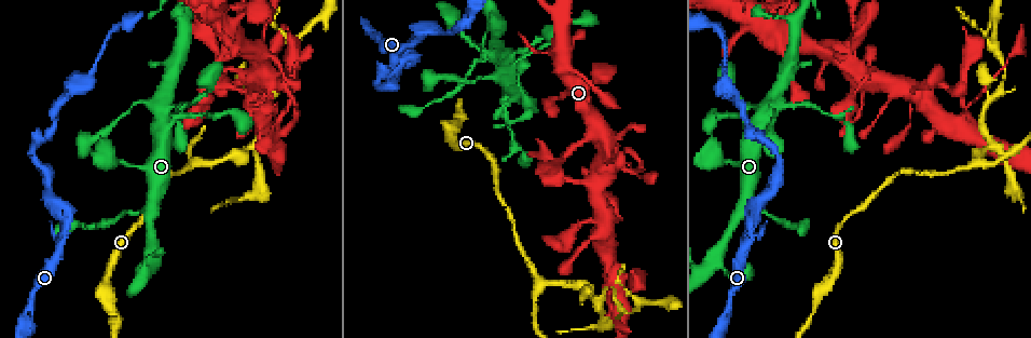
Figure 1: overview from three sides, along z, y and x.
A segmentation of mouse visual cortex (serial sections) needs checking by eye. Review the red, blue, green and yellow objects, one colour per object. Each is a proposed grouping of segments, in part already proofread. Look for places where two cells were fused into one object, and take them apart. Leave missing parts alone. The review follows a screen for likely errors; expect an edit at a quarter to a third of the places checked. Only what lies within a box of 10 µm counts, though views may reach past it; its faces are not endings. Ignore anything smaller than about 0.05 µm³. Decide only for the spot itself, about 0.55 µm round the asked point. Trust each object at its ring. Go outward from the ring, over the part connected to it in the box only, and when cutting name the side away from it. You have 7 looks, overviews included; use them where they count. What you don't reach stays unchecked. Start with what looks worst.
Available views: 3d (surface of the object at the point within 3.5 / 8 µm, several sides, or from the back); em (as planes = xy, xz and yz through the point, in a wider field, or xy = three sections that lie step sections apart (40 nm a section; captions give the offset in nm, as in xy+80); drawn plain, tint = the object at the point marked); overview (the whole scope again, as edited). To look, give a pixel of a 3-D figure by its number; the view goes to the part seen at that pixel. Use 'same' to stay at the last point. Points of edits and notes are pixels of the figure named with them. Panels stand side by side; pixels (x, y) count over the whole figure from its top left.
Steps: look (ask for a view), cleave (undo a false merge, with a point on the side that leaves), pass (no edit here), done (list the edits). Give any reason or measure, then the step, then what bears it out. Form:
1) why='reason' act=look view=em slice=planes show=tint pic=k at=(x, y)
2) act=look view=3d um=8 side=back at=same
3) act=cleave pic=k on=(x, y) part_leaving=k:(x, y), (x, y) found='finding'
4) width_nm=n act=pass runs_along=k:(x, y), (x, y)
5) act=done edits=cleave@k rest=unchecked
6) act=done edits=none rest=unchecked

why='three arms meet' act=look view=3d um=3.5 pic=1 at=(743, 205)

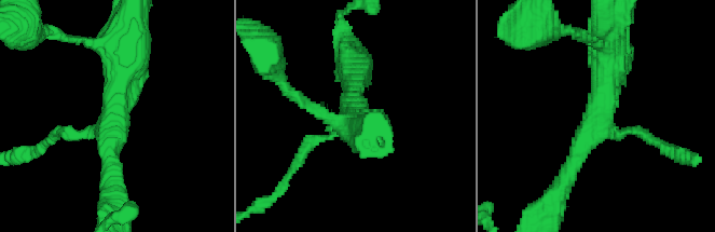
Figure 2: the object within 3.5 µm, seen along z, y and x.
arms=3 arm_widths_nm=150,250,450 why='now the EM' act=look view=em slice=xy step=1 show=tint pic=2 at=(601, 116)

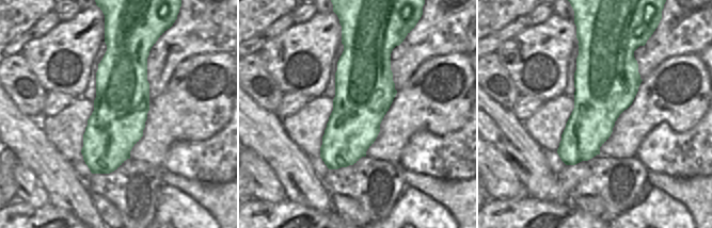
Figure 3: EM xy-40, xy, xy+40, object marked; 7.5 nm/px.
act=pass runs_along=2:(608, 41), (601, 118), (564, 180) found='one cell here'

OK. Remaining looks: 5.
why='calibre changes' act=look view=3d um=3.5 pic=1 at=(975, 99)

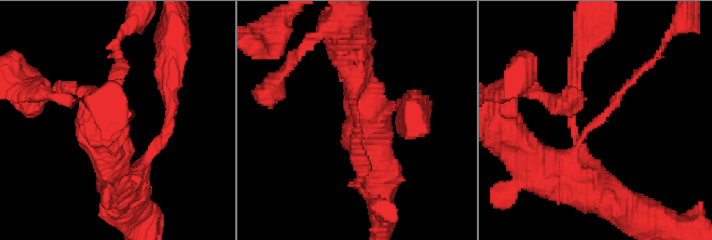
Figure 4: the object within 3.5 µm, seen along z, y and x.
act=pass runs_along=4:(547, 173), (646, 66) found='one cell here'

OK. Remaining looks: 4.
act=look view=3d um=3.5 pic=1 at=(753, 225)

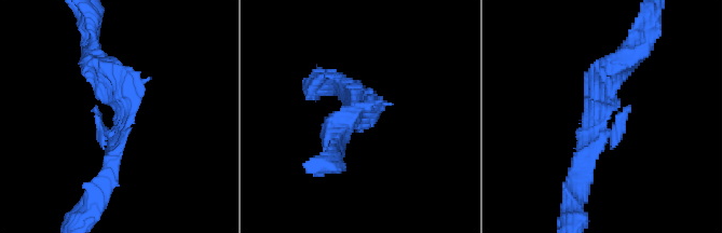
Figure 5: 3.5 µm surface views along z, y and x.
act=look view=em slice=xy step=3 show=tint pic=5 at=(115, 112)

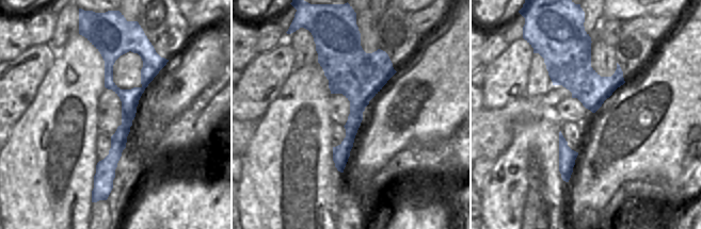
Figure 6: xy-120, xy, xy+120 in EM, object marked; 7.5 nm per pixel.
act=pass runs_along=5:(575, 174), (632, 55) found='all the same cell'

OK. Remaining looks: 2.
act=done edits=none rest=unchecked

